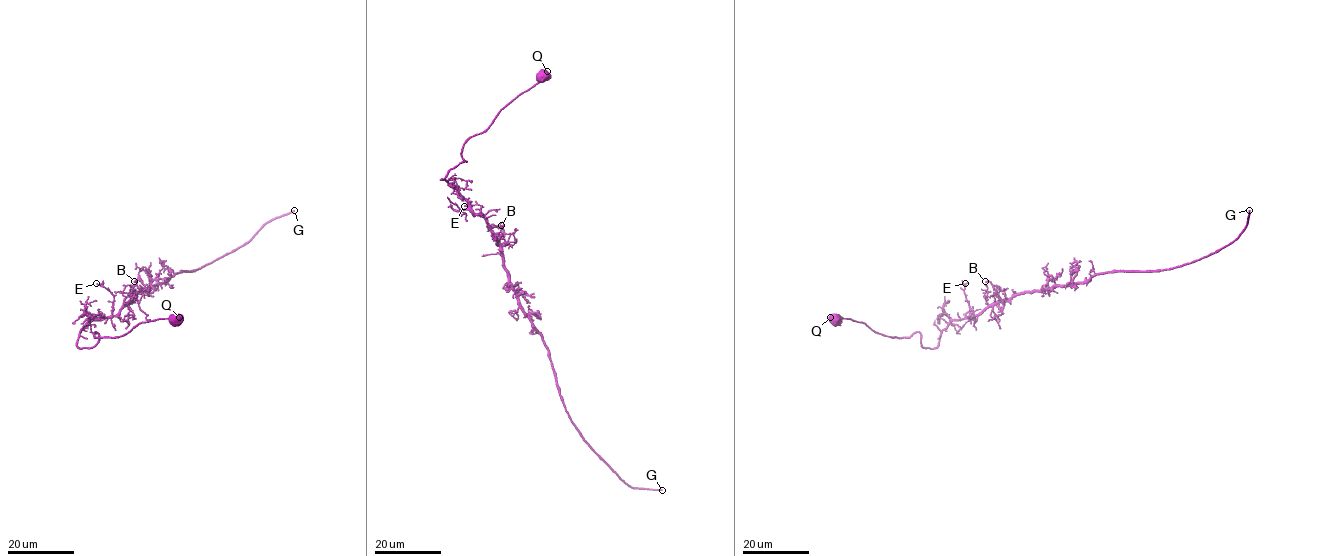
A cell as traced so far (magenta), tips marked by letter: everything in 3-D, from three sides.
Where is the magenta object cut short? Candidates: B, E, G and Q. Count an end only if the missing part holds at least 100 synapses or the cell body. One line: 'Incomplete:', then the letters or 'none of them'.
Incomplete: G

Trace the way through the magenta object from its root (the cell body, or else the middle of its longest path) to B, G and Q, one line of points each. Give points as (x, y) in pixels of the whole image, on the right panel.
B: (1027, 291), (1002, 299), (997, 288), (985, 281)
G: (1027, 291), (1087, 282), (1105, 272), (1153, 271), (1194, 262), (1230, 244), (1245, 227), (1249, 210)
Q: (1027, 291), (974, 316), (953, 320), (933, 348), (922, 346), (919, 332), (889, 337), (865, 323), (830, 317)

